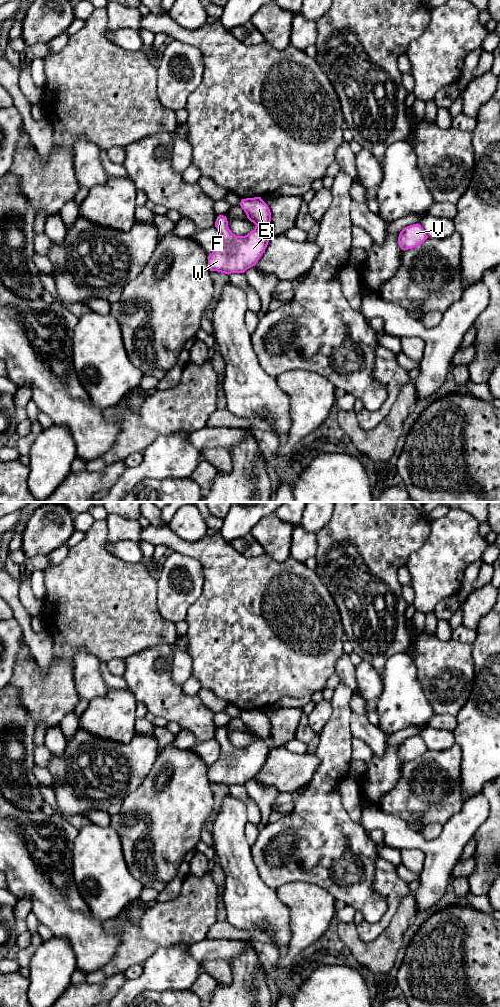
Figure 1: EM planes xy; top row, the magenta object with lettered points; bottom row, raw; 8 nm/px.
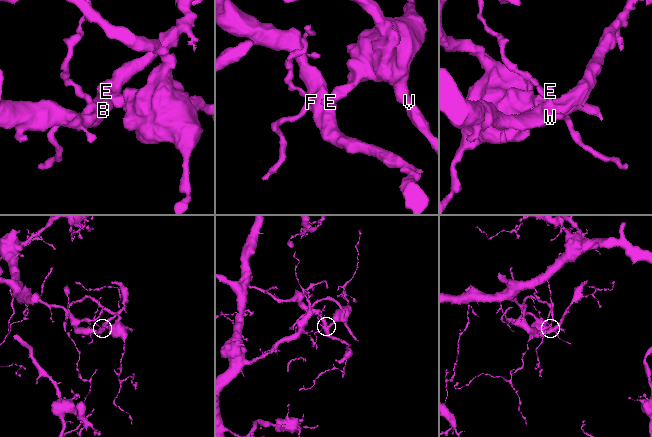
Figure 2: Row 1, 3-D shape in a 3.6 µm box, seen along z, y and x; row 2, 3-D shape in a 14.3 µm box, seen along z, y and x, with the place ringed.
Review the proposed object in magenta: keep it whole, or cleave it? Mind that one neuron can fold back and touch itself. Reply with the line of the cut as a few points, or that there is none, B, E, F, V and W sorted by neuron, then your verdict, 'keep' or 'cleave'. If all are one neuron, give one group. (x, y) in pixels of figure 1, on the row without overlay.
cut xy (256, 737), (259, 737), (270, 746); groups B F W / E V; cleave

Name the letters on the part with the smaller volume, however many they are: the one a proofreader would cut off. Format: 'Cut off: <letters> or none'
Cut off: E, V

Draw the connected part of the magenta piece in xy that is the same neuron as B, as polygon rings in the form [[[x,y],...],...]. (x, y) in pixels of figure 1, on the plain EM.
[[[219,727],[215,739],[220,746],[219,758],[209,766],[210,783],[225,786],[244,785],[256,777],[268,757],[271,746],[260,738],[245,748],[236,748],[228,739],[226,728]]]

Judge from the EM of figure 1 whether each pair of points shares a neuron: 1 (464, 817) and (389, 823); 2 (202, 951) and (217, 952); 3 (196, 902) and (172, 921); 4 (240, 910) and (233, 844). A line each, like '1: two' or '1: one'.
1: one
2: one
3: one
4: one

